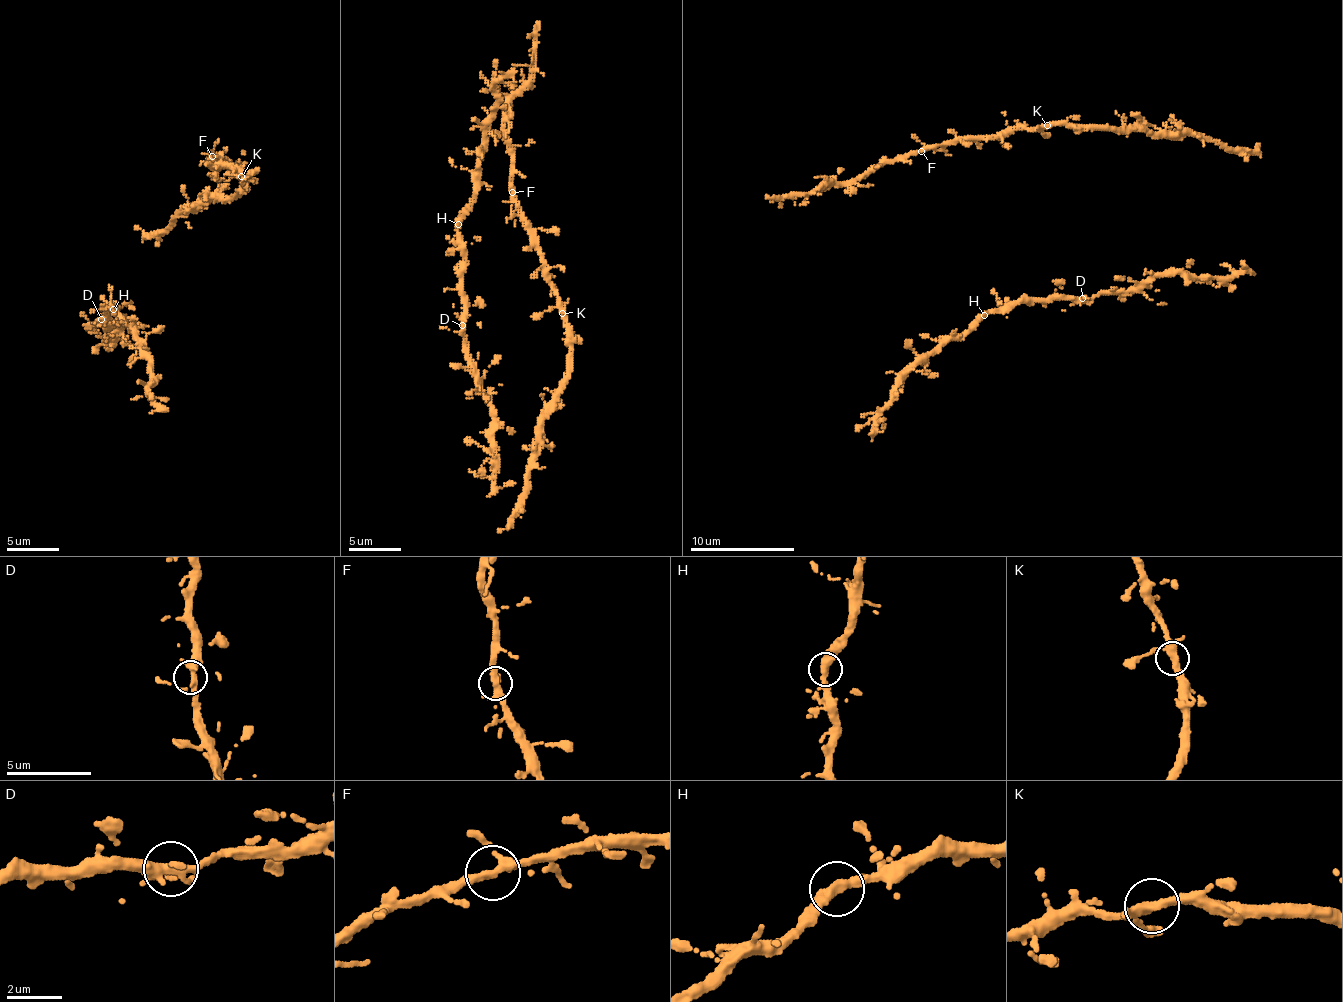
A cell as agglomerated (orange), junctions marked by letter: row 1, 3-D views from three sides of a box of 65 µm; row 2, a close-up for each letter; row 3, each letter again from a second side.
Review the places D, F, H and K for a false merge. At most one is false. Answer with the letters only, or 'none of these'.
none of these

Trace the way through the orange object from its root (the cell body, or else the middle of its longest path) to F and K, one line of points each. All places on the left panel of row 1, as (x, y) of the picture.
F: (156, 246), (180, 212), (217, 195), (226, 198), (247, 180), (234, 172), (227, 158), (211, 157)
K: (156, 246), (180, 212), (190, 209), (195, 202), (235, 194), (247, 180), (241, 176)

